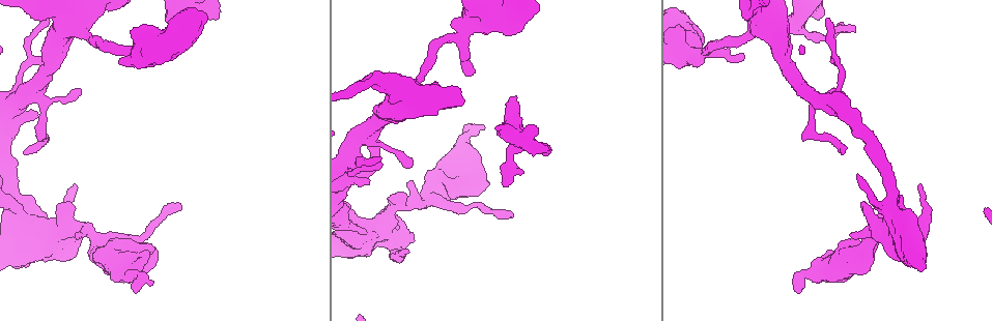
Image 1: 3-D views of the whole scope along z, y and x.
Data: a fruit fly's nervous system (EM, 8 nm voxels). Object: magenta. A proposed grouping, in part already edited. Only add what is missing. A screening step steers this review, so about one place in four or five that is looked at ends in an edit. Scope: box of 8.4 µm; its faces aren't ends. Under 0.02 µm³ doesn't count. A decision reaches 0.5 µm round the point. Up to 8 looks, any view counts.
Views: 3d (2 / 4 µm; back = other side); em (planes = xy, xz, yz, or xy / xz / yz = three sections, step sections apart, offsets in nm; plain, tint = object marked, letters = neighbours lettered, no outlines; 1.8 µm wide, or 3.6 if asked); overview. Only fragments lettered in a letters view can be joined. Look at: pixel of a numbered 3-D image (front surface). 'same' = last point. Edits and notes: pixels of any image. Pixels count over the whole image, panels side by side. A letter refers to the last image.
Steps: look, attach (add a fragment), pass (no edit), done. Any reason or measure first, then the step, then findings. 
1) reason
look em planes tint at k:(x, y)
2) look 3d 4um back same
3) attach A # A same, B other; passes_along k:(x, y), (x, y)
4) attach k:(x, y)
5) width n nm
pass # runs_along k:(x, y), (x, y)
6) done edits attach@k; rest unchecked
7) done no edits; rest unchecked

branch stops here
look em planes letters at 1:(469, 130)

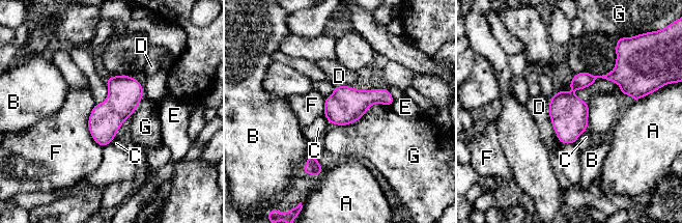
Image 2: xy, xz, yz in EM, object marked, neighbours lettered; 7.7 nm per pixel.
width 260 nm
pass # A other, B other, C other, D other, E other, F other, G other; border 2:(94, 104), (88, 131), (102, 147); none of them fits

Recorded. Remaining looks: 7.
look em xz step 16 letters at 1:(829, 21)

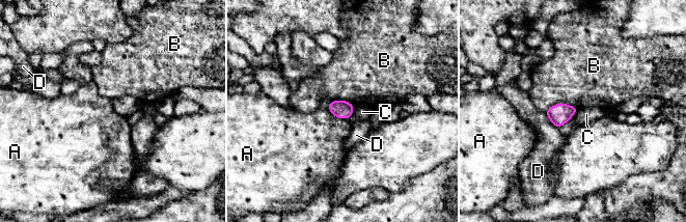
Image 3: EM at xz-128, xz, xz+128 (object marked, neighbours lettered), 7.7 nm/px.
pass # A other, B other, C other, D other; border 3:(330, 101), (328, 109), (347, 119); no lettered fragment goes on from it

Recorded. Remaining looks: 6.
stops while still wide
look em xz step 16 tint at 1:(818, 16)

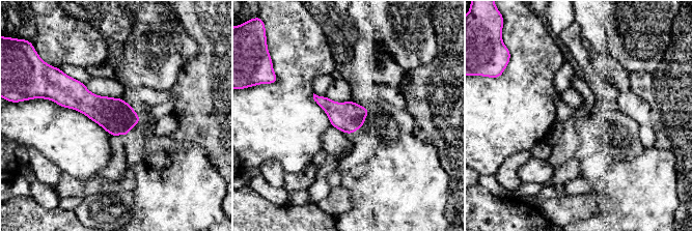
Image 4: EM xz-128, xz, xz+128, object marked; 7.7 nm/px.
another direction
look em planes letters same

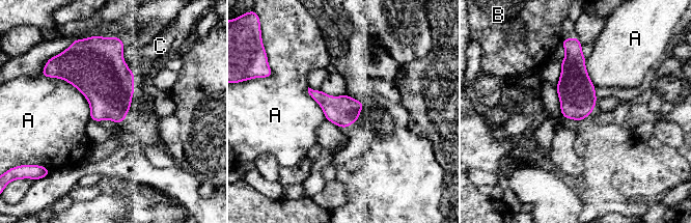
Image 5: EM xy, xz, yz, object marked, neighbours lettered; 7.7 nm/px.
pass # A other, B other, C other; border 5:(48, 76), (71, 83), (90, 118); none of them fits

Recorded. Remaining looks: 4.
done no edits; rest unchecked

